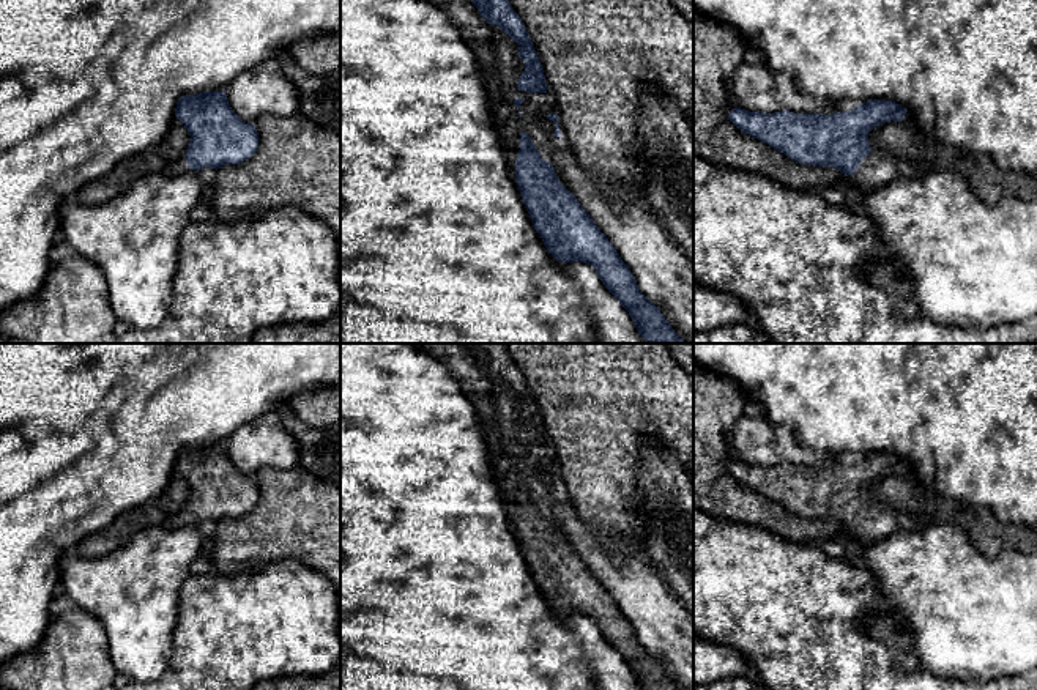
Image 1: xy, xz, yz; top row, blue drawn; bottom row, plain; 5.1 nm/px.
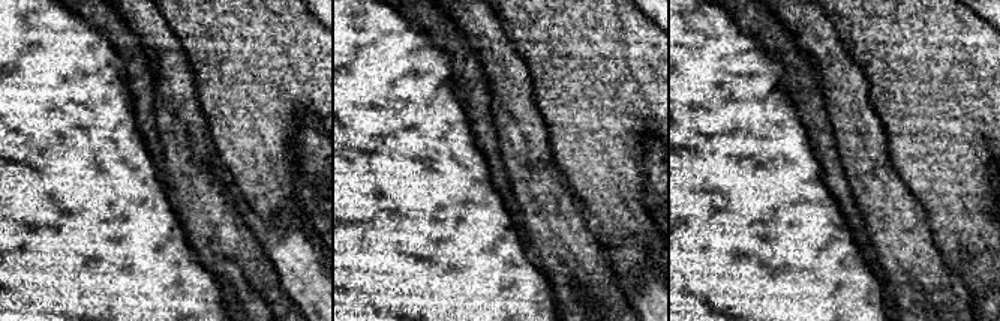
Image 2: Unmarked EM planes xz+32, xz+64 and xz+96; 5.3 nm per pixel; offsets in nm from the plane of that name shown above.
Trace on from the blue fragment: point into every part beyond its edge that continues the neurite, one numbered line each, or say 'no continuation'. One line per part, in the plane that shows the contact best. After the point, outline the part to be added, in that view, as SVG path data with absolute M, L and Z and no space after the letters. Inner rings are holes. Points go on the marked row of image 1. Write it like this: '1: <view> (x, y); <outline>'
no continuation

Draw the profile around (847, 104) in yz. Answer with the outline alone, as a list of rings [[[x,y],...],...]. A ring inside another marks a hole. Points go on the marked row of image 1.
[[[846,98],[842,101],[832,101],[831,106],[827,109],[824,109],[821,113],[824,115],[832,115],[835,112],[849,112],[854,107],[857,107],[859,104],[867,102],[867,99],[853,99],[853,98]]]

